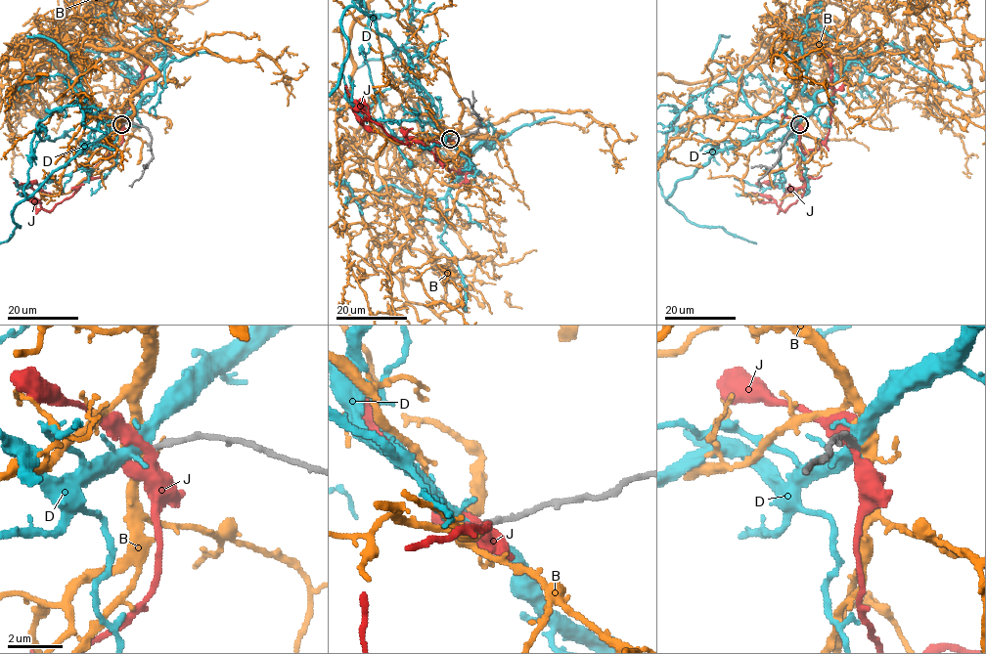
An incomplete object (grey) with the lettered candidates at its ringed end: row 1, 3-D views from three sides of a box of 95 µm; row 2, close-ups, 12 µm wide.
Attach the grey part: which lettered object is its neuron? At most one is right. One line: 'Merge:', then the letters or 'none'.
Merge: B

